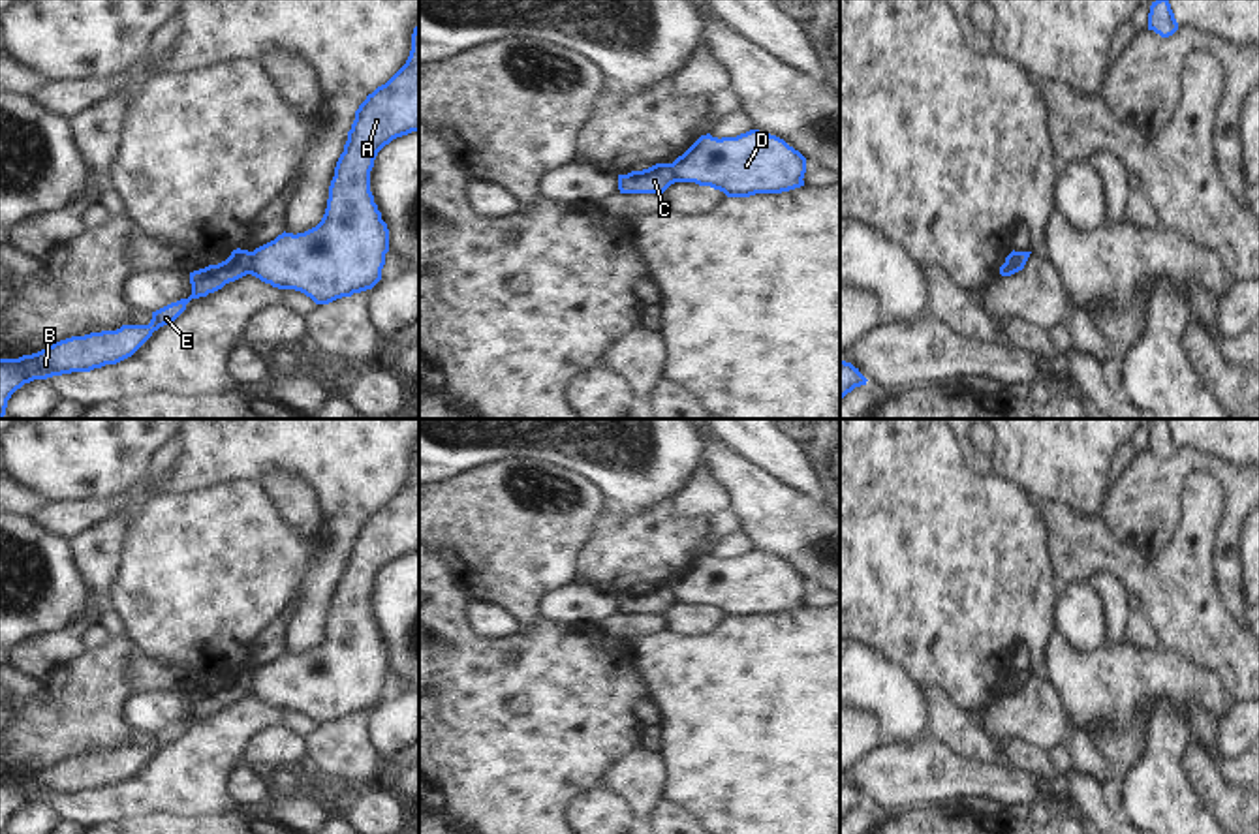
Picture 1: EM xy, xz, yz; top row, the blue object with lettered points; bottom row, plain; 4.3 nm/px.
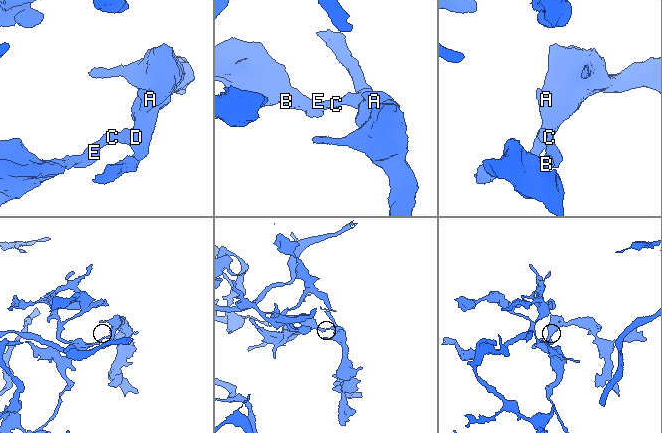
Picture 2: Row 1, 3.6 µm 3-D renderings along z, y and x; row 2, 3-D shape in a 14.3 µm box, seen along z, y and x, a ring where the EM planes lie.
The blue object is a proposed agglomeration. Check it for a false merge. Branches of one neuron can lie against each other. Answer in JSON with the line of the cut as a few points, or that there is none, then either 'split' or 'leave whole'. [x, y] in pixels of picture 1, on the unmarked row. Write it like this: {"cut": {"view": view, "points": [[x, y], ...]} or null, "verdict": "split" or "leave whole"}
{"cut": {"view": "xy", "points": [[252, 673], [248, 694]]}, "verdict": "split"}

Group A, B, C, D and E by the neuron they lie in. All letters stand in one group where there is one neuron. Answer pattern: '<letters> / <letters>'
A D / B C E

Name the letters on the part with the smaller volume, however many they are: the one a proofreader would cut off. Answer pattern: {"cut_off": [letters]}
{"cut_off": ["A", "D"]}

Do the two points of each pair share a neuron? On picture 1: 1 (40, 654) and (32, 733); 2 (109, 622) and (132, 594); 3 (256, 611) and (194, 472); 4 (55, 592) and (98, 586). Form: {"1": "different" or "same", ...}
{"1": "different", "2": "different", "3": "different", "4": "different"}

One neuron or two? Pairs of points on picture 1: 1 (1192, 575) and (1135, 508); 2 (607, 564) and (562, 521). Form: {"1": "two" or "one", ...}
{"1": "two", "2": "two"}

